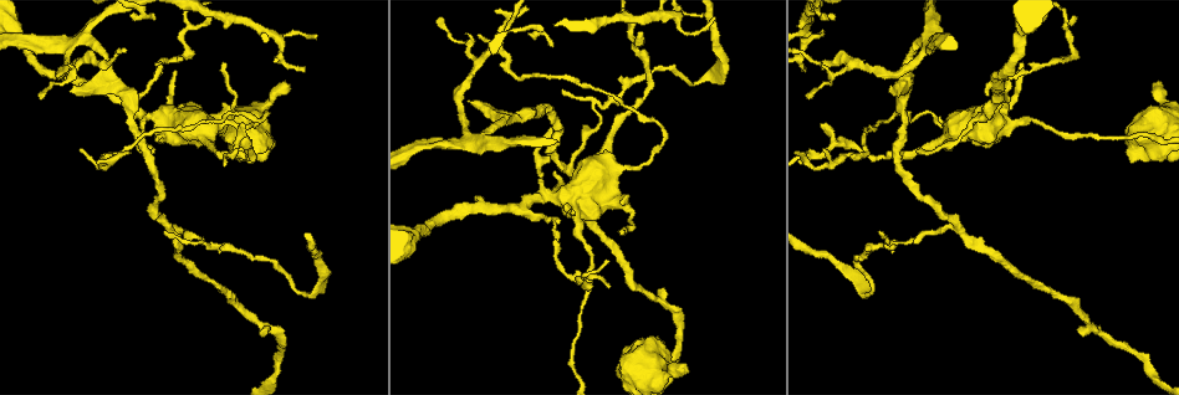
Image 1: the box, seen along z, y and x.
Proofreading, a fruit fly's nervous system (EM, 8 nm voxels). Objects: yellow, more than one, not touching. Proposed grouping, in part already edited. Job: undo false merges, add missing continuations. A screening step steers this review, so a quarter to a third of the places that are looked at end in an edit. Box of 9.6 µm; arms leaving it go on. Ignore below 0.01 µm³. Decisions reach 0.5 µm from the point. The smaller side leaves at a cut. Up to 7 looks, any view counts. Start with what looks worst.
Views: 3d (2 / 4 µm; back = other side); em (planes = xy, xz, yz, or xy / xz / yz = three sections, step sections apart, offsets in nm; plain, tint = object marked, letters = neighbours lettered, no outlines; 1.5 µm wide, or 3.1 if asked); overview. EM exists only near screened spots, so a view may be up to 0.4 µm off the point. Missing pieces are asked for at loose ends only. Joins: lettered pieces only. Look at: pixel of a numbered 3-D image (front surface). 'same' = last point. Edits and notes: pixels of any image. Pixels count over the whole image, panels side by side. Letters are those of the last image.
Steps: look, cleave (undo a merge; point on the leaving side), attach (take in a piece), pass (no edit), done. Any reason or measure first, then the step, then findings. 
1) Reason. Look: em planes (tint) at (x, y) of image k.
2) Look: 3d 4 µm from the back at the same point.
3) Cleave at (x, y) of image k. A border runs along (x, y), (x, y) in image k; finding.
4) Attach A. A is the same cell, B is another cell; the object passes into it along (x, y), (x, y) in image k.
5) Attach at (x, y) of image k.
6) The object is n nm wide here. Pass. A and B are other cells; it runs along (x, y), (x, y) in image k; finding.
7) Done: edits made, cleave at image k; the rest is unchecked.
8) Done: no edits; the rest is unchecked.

Free end. Look: 3d 2 µm at (1164, 88) of image 1.

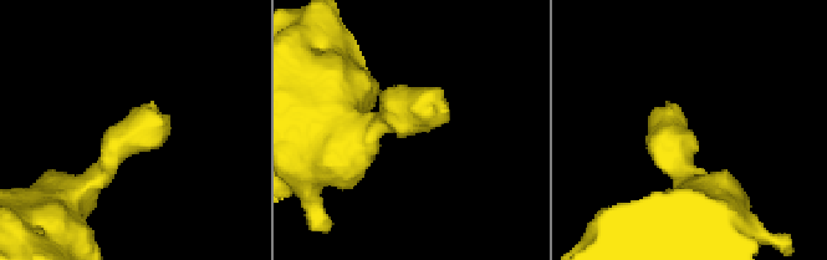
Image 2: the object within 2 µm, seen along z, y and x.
Now the EM. Look: em planes (letters) at (158, 125) of image 2.

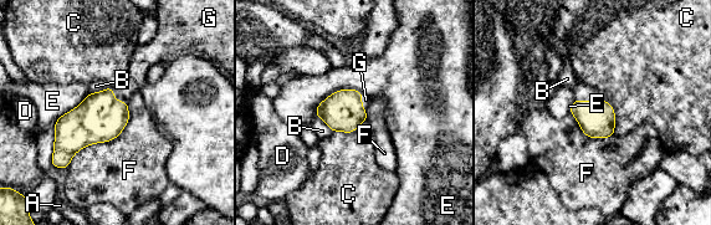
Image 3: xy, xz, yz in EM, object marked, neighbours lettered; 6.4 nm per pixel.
The longest contact is with F, 550 nm. Attach G. G is the same cell, A, B, C, D, E and F are other cells; the cell continues.

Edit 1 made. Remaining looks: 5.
Redraw. Look: overview.

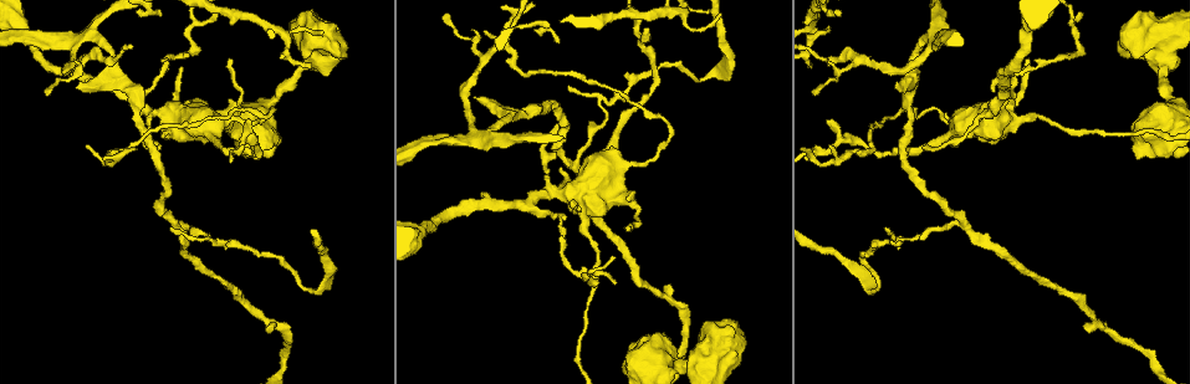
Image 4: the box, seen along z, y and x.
Looks like a crossing. Look: 3d 4 µm at (933, 35) of image 4.

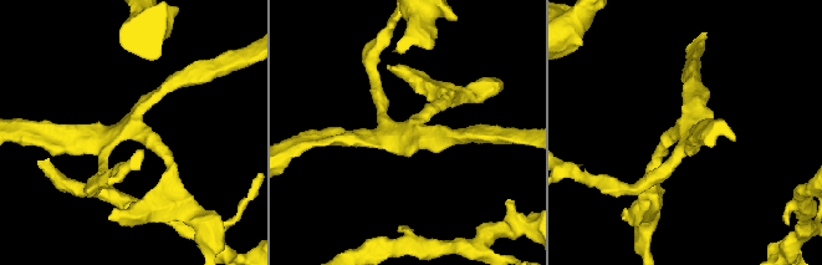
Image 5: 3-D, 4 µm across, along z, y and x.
4 arms meet here; now the EM. Look: em planes (letters) at (684, 132) of image 5.

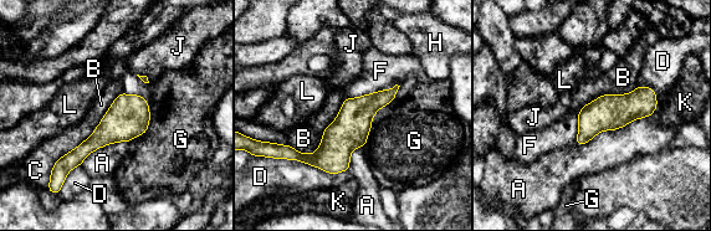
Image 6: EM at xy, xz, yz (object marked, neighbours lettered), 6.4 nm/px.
The object is 240 nm wide here. Pass. A, B, C, D, F, G, H, J, K and L are other cells; all the same cell.

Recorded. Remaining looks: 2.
Free end. Look: em planes (plain) at (310, 69) of image 4.

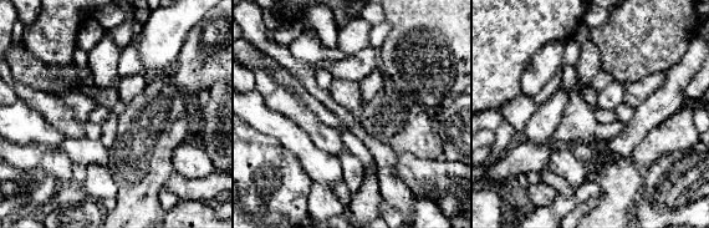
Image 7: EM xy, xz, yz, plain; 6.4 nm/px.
What lies round it. Look: em planes (letters) at the same point.

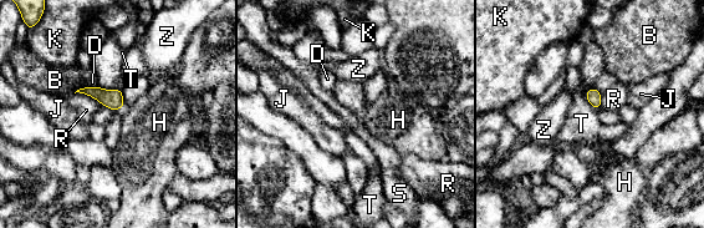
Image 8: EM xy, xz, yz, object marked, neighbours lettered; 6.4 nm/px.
The object is 90 nm wide here; the longest contact is with R, 200 nm. Pass. B, D, H, J, K, R, S, T and Z are other cells; none of them fits.

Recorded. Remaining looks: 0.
Done: edits made, attach at image 3; the rest is unchecked.

